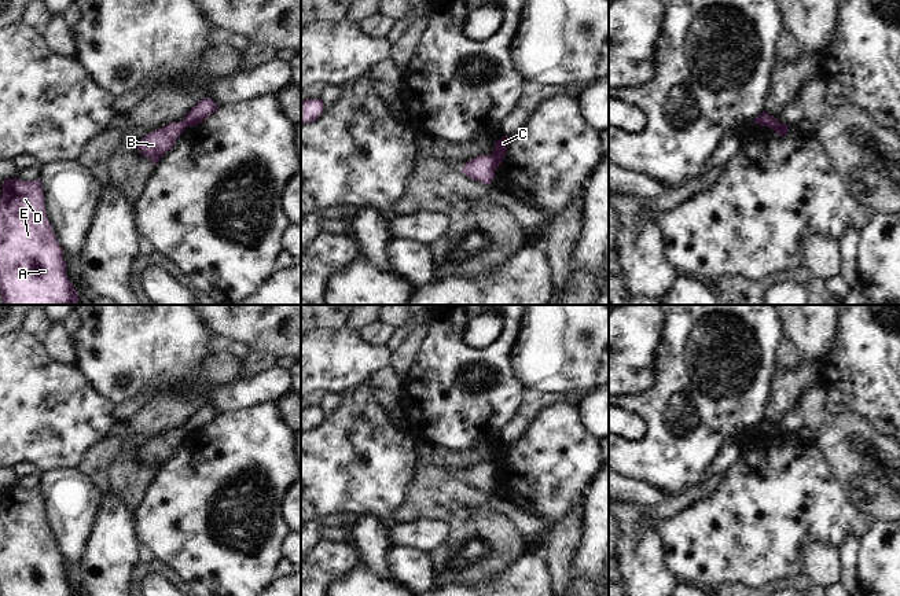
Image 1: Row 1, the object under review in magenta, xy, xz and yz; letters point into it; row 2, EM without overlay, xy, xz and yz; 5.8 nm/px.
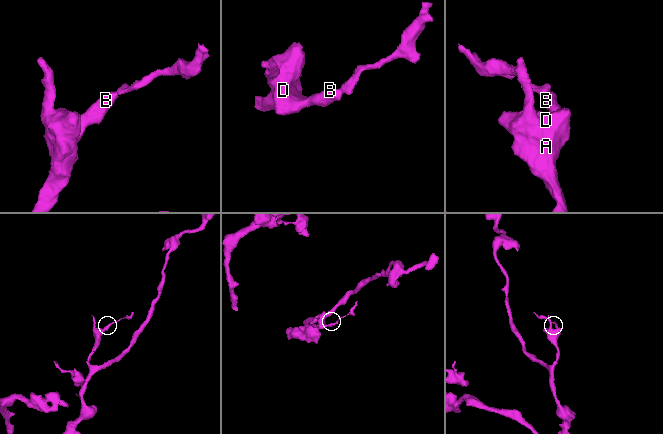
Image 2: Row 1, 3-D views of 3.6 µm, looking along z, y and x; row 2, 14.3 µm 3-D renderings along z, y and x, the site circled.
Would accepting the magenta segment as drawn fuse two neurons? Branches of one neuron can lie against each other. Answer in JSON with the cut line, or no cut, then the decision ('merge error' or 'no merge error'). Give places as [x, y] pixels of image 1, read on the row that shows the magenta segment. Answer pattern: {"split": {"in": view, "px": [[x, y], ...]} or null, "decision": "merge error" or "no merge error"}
{"split": {"in": "xz", "px": [[491, 154], [498, 166]]}, "decision": "merge error"}

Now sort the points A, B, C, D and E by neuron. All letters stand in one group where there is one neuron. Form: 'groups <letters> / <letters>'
groups A B D E / C

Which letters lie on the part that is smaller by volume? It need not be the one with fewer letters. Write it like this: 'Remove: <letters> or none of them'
Remove: C

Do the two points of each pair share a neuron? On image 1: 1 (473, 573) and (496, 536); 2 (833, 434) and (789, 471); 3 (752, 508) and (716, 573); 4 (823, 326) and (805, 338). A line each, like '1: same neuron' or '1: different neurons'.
1: same neuron
2: different neurons
3: same neuron
4: same neuron

